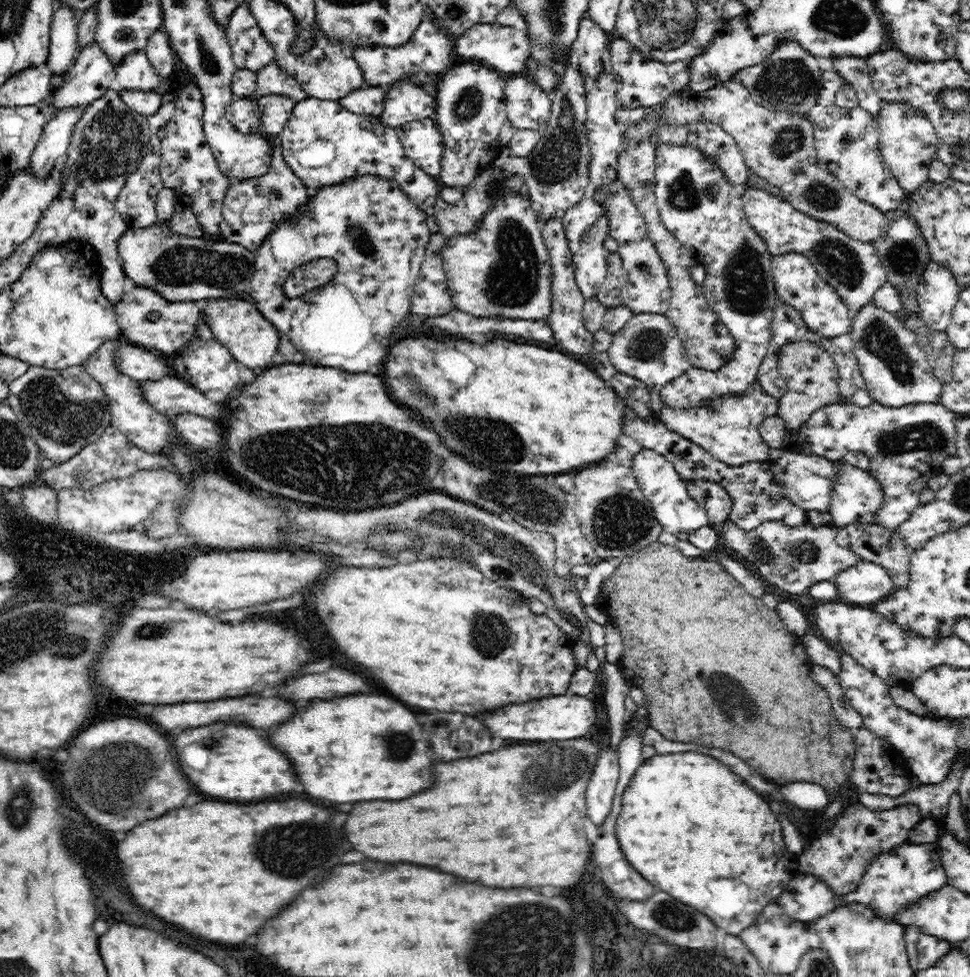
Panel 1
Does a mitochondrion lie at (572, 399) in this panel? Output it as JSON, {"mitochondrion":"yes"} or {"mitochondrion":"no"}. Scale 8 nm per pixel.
{"mitochondrion":"no"}

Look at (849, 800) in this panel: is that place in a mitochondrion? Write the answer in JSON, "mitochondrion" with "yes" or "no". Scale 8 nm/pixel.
{"mitochondrion":"no"}

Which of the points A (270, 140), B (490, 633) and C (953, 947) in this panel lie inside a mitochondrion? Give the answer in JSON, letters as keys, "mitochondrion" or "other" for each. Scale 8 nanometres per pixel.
{"A":"other","B":"mitochondrion","C":"other"}

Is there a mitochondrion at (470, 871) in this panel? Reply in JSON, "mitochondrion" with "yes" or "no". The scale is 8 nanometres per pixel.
{"mitochondrion":"no"}

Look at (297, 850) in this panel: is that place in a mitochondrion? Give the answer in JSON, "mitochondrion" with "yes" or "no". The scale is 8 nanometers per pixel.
{"mitochondrion":"yes"}

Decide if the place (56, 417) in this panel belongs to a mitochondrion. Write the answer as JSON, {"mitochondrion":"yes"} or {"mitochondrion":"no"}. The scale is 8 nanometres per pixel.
{"mitochondrion":"yes"}

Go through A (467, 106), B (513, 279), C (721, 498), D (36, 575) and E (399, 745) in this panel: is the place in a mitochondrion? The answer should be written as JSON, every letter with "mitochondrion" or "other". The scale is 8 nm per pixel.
{"A":"mitochondrion","B":"mitochondrion","C":"other","D":"other","E":"mitochondrion"}

